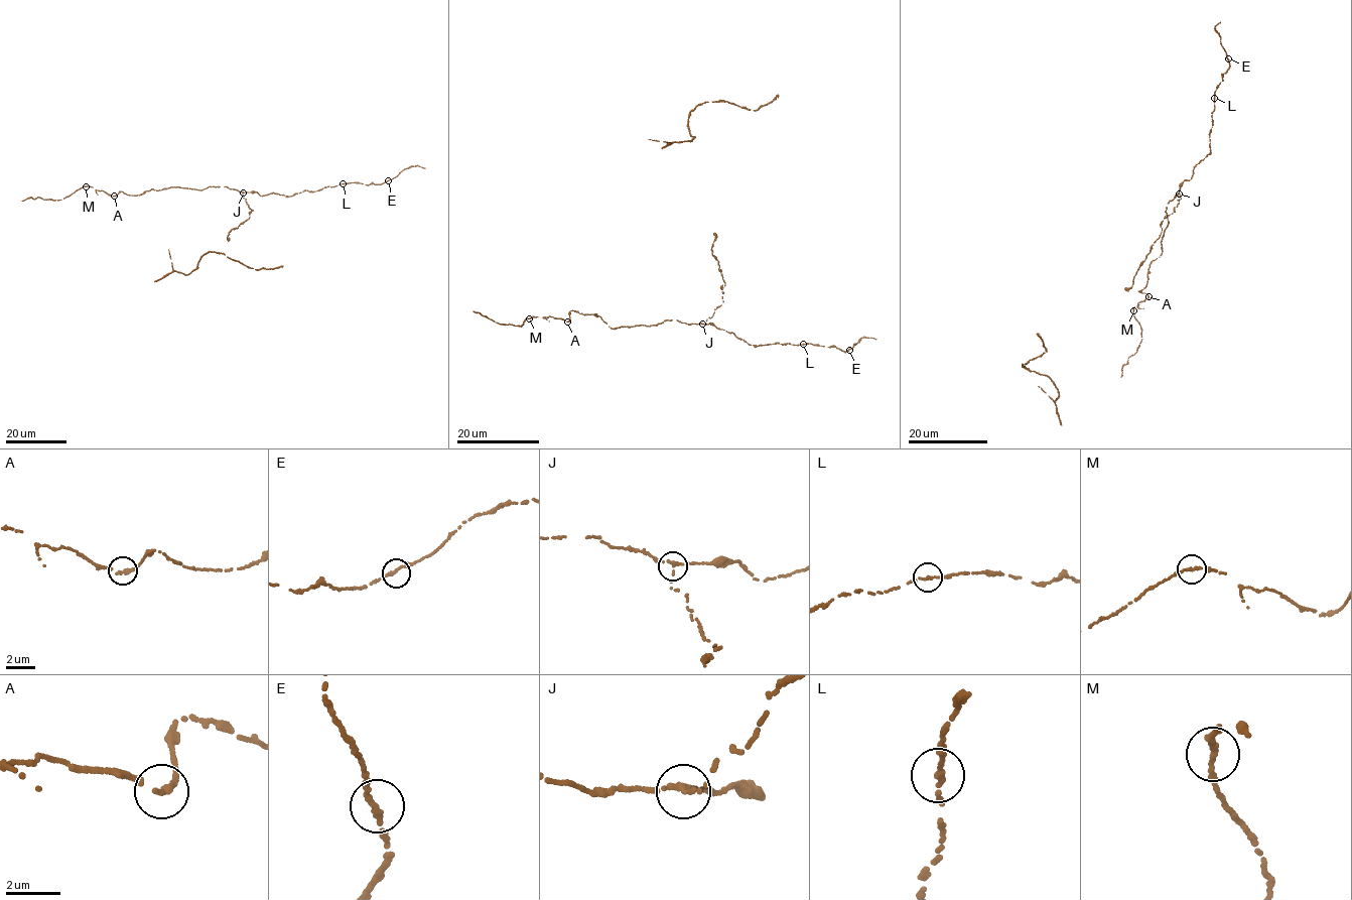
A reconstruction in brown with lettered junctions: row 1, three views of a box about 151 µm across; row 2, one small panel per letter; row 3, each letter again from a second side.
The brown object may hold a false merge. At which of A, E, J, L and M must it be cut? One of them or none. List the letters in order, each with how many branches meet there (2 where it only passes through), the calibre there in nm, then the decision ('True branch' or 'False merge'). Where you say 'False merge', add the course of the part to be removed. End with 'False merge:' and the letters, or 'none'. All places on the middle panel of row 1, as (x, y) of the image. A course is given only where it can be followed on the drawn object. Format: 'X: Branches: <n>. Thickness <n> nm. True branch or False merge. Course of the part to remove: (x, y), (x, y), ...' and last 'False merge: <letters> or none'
A: Branches: 2. Thickness 200 nm. True branch
E: Branches: 2. Thickness 200 nm. True branch
J: Branches: 2. Thickness 200 nm. False merge. Course of the part to remove: (701, 324), (721, 305), (722, 286), (725, 284), (712, 254), (713, 234)
L: Branches: 2. Thickness 200 nm. True branch
M: Branches: 2. Thickness 200 nm. True branch
False merge: J

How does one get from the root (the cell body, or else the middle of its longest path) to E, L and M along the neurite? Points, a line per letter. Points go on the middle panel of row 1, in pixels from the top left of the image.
E: (703, 324), (733, 333), (757, 346), (807, 344), (849, 350)
L: (703, 324), (733, 333), (751, 345), (803, 344)
M: (703, 324), (666, 319), (655, 326), (613, 329), (595, 313), (573, 310), (566, 322), (549, 315), (529, 318)

